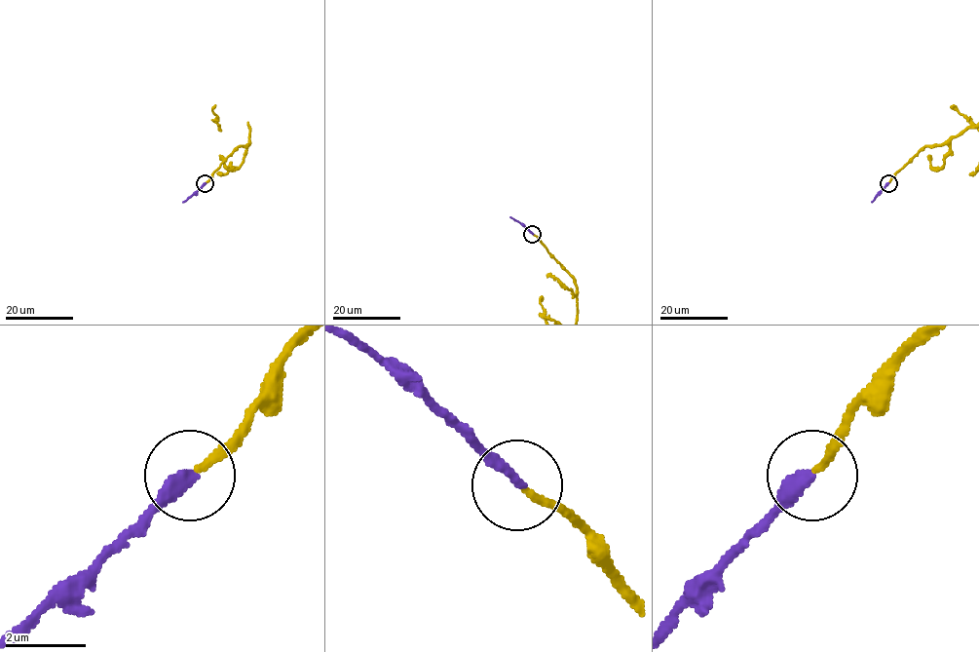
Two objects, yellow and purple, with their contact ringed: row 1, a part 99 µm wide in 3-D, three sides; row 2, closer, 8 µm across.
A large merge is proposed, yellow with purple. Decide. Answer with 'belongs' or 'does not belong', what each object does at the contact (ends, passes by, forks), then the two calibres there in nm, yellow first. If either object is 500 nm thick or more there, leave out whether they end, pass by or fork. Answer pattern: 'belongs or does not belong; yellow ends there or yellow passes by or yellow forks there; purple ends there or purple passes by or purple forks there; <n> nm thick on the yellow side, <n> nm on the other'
belongs; yellow ends there; purple ends there; 160 nm thick on the yellow side, 320 nm on the other

